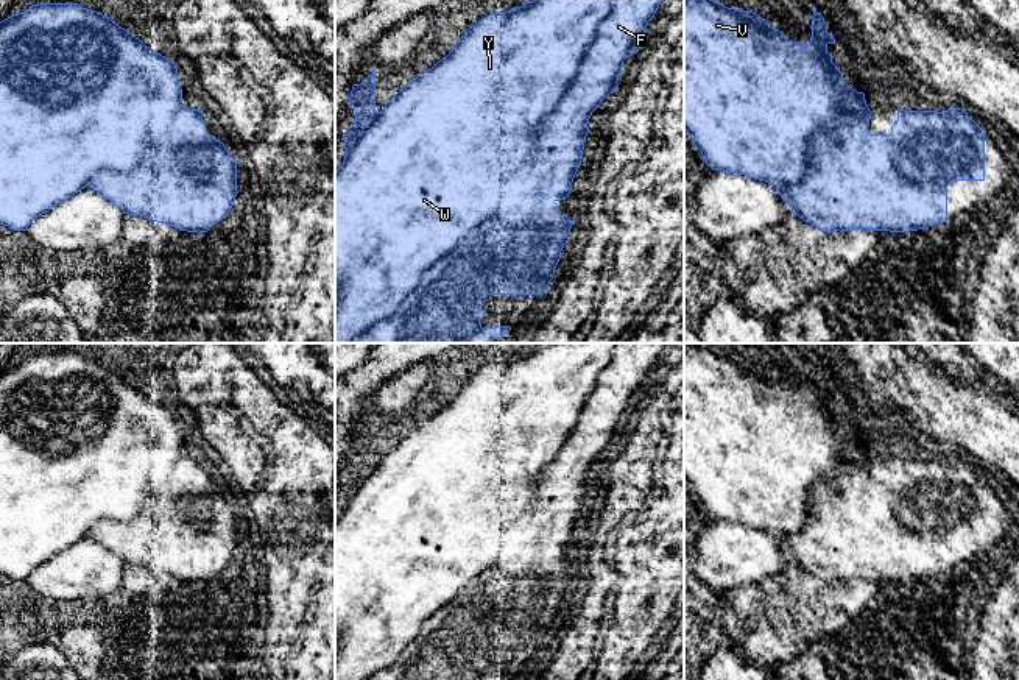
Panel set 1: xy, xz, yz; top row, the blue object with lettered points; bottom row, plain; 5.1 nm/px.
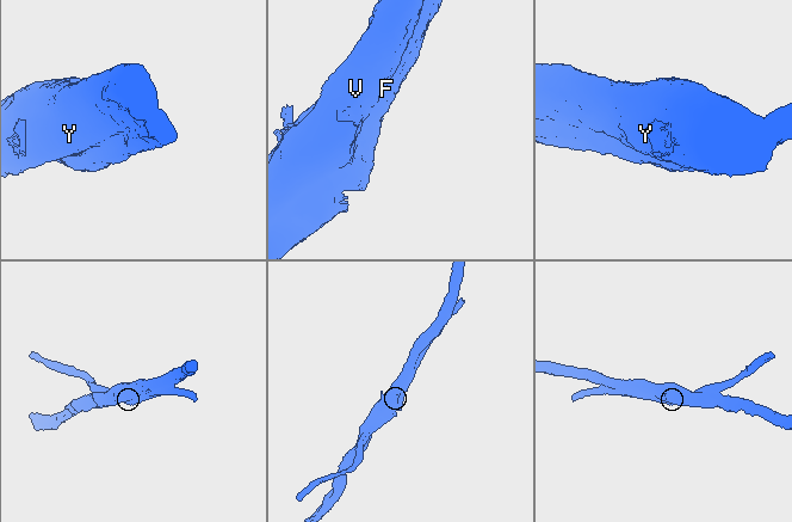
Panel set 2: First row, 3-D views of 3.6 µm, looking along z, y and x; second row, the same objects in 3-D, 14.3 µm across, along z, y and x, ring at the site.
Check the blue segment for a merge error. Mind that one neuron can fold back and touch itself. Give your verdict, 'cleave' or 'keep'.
cleave

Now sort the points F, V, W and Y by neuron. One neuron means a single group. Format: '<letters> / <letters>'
F / V W Y

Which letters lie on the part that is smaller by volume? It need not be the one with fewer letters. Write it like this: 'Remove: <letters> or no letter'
Remove: F

